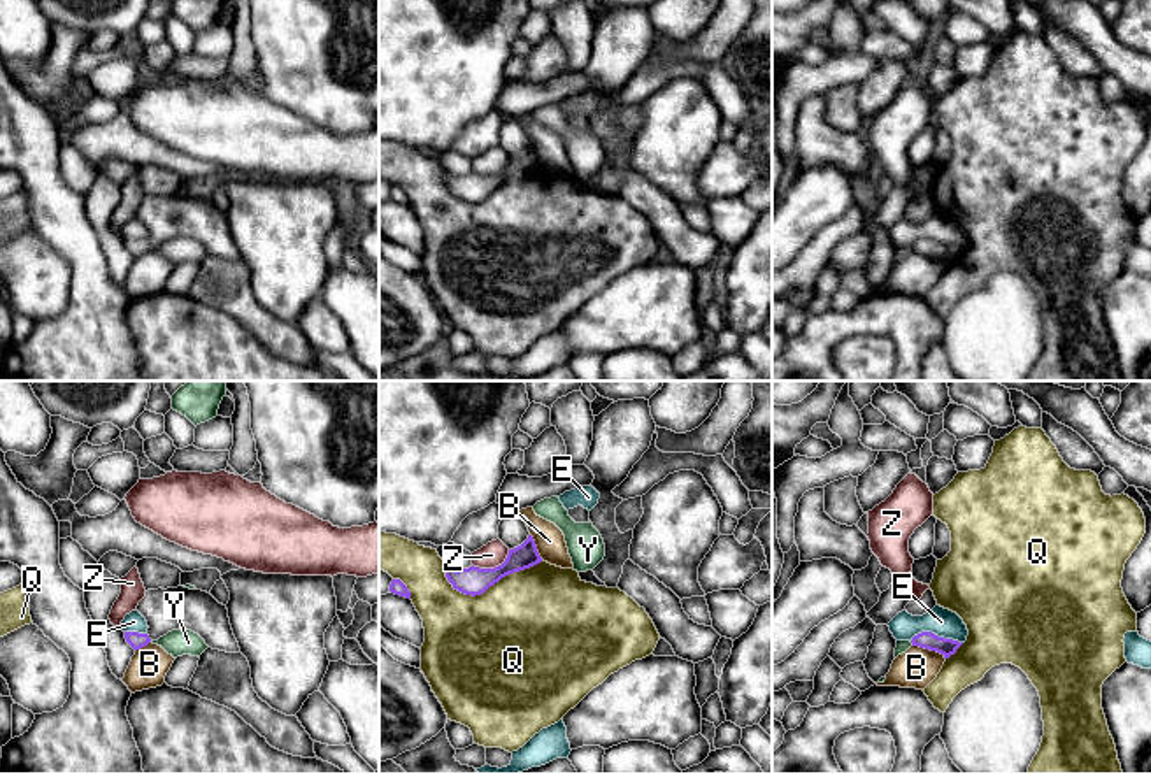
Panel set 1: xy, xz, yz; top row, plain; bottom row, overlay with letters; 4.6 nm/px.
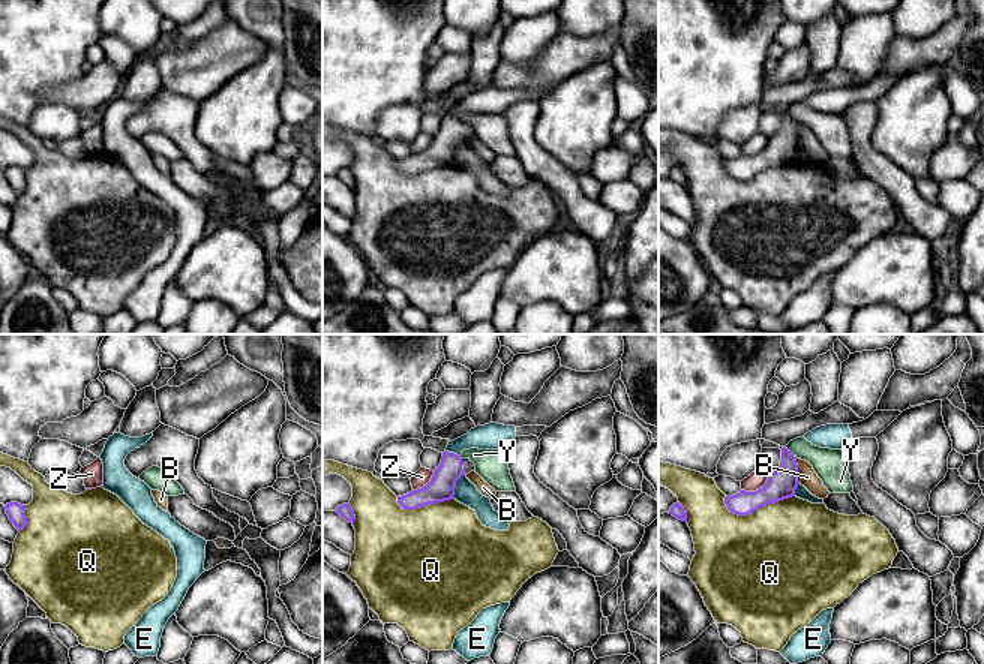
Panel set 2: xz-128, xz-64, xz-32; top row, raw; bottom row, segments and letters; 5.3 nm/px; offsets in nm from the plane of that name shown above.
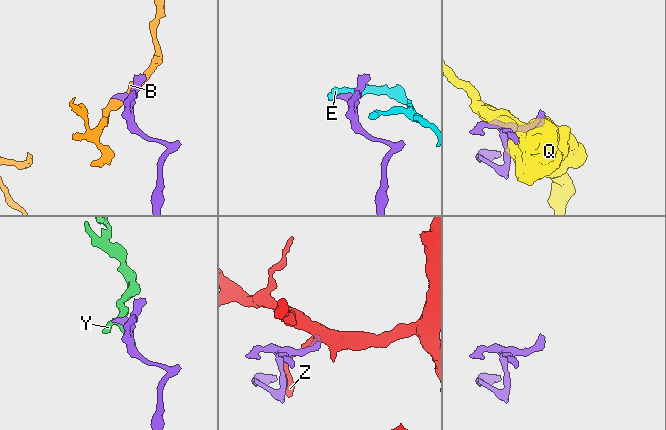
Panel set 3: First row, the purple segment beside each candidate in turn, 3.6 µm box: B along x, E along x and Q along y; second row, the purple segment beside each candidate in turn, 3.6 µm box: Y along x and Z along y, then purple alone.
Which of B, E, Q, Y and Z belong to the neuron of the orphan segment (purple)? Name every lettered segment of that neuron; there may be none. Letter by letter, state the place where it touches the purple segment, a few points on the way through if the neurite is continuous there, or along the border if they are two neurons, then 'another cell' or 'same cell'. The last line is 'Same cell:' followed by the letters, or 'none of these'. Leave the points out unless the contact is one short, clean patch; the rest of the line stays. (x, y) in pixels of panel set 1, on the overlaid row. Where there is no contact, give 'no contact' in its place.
B: meets purple in yz at (929, 648); another cell
E: meets purple in yz at (937, 636); border along yz (911, 637), (922, 632), (934, 632), (962, 643); another cell
Q: meets purple in xz at (492, 585); another cell
Y: meets purple in yz at (911, 641); border along yz (909, 641), (913, 644); another cell
Z: meets purple in xz at (495, 567); another cell
Same cell: none of these

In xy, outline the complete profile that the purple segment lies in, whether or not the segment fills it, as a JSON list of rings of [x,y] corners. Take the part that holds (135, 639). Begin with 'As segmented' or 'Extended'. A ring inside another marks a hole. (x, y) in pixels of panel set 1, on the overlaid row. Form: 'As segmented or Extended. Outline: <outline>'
Extended. Outline: [[[158,588],[147,590],[137,611],[147,621],[147,632],[125,632],[126,642],[137,651],[172,630],[191,630],[212,649],[240,653],[228,609],[202,590]]]

